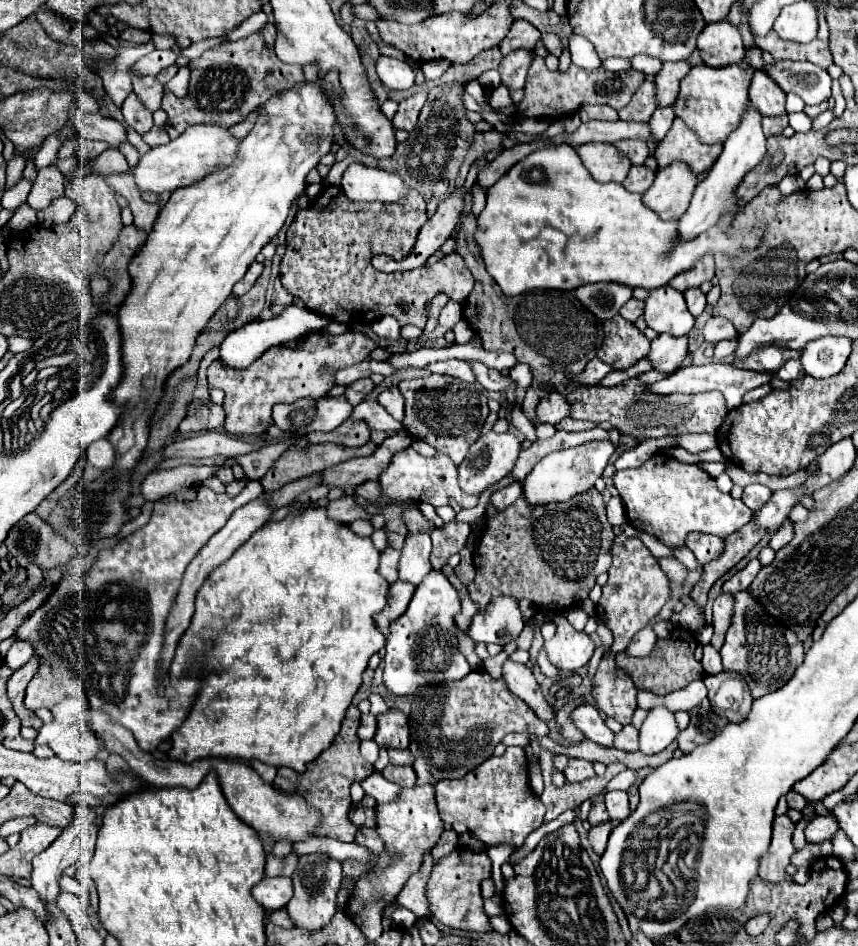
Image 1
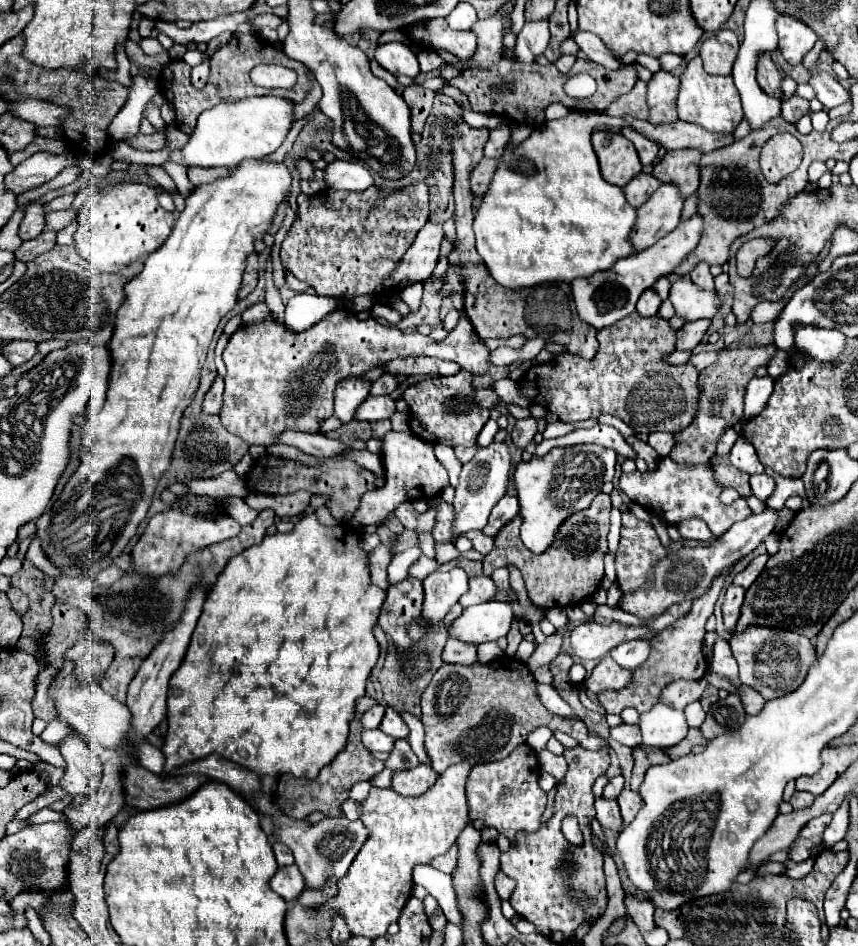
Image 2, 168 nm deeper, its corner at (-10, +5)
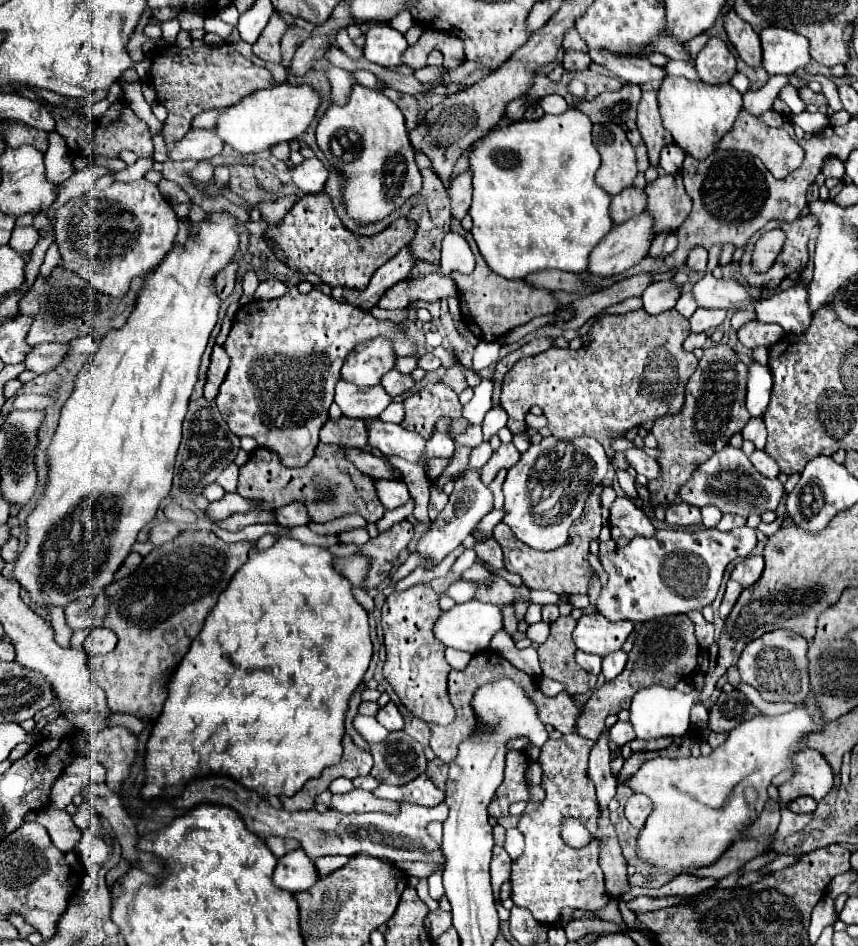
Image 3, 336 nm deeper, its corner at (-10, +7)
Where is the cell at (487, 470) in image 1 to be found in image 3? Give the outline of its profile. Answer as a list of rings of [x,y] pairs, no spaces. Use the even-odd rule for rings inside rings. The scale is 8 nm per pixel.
[[[467,469],[463,473],[463,477],[459,477],[455,481],[455,489],[449,495],[449,503],[445,505],[445,509],[439,513],[437,521],[431,523],[429,531],[419,539],[417,551],[429,555],[435,563],[441,563],[455,547],[461,545],[461,541],[471,535],[471,531],[477,527],[477,523],[481,521],[481,517],[485,517],[489,513],[489,509],[493,509],[493,493],[489,491],[489,487],[479,479],[481,469]]]

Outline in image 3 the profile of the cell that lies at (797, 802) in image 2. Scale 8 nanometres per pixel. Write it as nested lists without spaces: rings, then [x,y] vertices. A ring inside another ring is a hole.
[[[797,797],[795,801],[787,803],[793,813],[813,813],[817,809],[817,801],[813,797]]]

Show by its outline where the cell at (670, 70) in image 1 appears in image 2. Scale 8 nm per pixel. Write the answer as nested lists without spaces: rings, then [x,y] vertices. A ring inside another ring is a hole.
[[[669,71],[655,73],[647,83],[647,107],[649,107],[647,121],[653,125],[675,123],[677,121],[675,99],[677,99],[677,75]]]

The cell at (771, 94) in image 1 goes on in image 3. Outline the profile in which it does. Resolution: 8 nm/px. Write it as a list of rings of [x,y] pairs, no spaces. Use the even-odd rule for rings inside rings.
[[[729,11],[725,15],[725,31],[727,31],[731,43],[735,45],[739,57],[749,67],[761,65],[761,39],[749,23],[745,23],[743,19],[737,17],[735,11]]]

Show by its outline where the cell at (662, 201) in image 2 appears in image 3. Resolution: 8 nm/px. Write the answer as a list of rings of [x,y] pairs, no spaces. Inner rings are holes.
[[[639,213],[639,217],[633,217],[621,225],[615,225],[611,229],[609,235],[603,237],[603,241],[593,249],[591,257],[589,257],[589,273],[597,275],[597,277],[611,277],[611,275],[619,275],[625,269],[633,267],[635,263],[639,263],[643,257],[647,257],[651,241],[655,237],[653,231],[653,215],[651,213]]]

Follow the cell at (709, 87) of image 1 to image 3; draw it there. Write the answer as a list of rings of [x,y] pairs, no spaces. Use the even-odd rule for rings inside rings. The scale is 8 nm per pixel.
[[[665,77],[659,87],[659,107],[665,129],[671,131],[673,141],[695,159],[705,159],[715,143],[731,131],[739,111],[743,109],[741,93],[733,85],[709,85],[703,81],[689,81],[687,77]]]

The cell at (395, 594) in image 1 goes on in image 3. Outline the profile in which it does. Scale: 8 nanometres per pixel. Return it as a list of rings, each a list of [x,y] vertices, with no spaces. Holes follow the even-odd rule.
[[[413,585],[405,591],[397,591],[385,599],[381,609],[381,625],[387,649],[387,661],[383,665],[383,675],[393,691],[399,695],[401,703],[421,717],[425,723],[447,725],[455,717],[455,709],[447,697],[447,675],[451,667],[447,665],[443,651],[445,647],[435,639],[433,625],[441,615],[439,595],[431,585]]]

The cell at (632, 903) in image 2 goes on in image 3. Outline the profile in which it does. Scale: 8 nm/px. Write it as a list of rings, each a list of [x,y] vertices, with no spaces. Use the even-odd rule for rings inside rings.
[[[601,809],[601,819],[599,819],[599,831],[597,837],[603,839],[601,855],[599,855],[599,865],[605,875],[605,887],[611,897],[625,897],[631,889],[629,879],[627,879],[627,861],[621,855],[619,843],[615,829],[609,821],[609,811]]]

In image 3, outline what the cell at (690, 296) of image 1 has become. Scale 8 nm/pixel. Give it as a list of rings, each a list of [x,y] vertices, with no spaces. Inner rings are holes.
[[[695,247],[689,253],[687,265],[691,267],[691,271],[705,271],[707,269],[707,251],[703,247]]]

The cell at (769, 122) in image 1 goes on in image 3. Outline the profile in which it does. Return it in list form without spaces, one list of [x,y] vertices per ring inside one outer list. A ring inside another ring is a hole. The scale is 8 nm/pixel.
[[[801,87],[799,89],[799,97],[801,97],[801,101],[805,105],[817,105],[817,107],[821,107],[821,105],[827,103],[825,97],[823,97],[823,93],[813,93],[809,87]]]

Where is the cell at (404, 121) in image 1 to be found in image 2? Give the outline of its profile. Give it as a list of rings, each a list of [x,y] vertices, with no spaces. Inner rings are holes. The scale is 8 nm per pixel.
[[[409,85],[401,89],[401,97],[411,109],[411,129],[413,133],[421,133],[425,119],[429,117],[435,93],[431,89],[423,89],[421,85]]]

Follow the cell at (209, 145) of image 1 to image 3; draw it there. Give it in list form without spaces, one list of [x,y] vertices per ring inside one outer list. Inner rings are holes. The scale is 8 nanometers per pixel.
[[[283,83],[273,89],[255,91],[245,99],[225,107],[217,115],[215,133],[225,145],[229,145],[233,151],[241,155],[269,151],[273,145],[281,141],[297,139],[313,121],[317,107],[319,107],[319,95],[311,87],[307,85],[297,87],[297,85]]]

